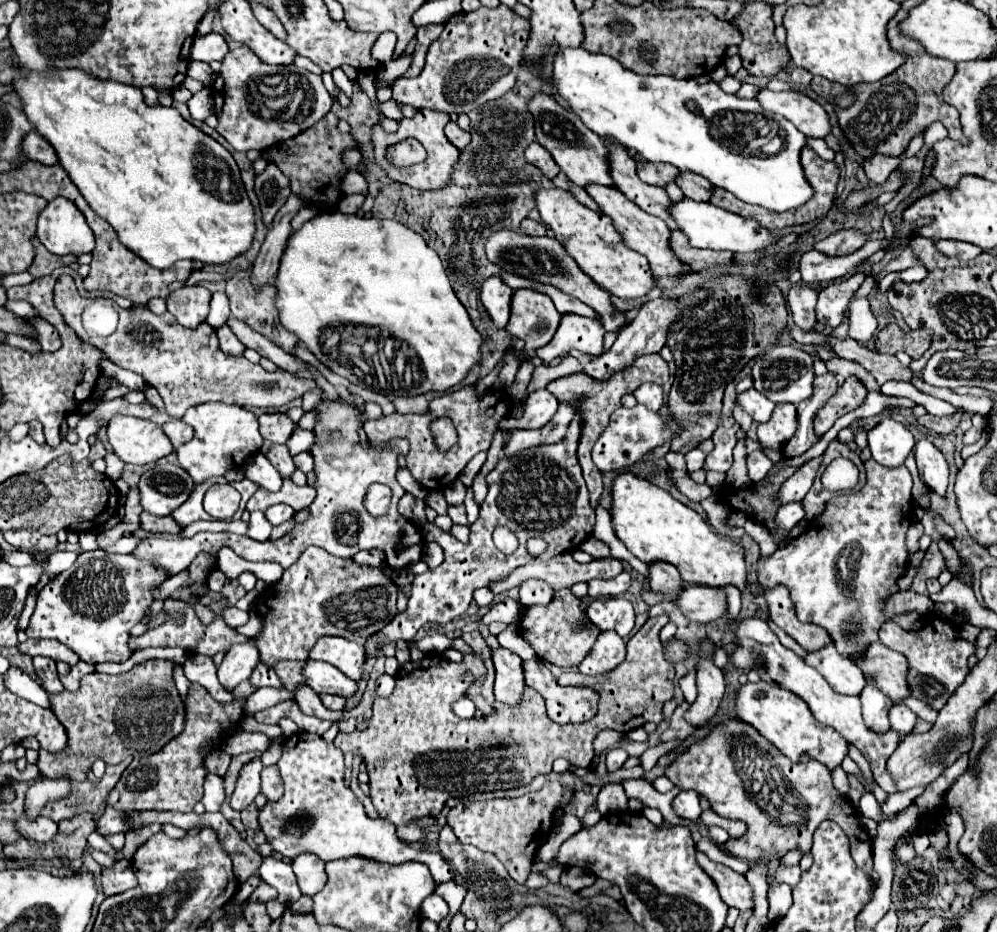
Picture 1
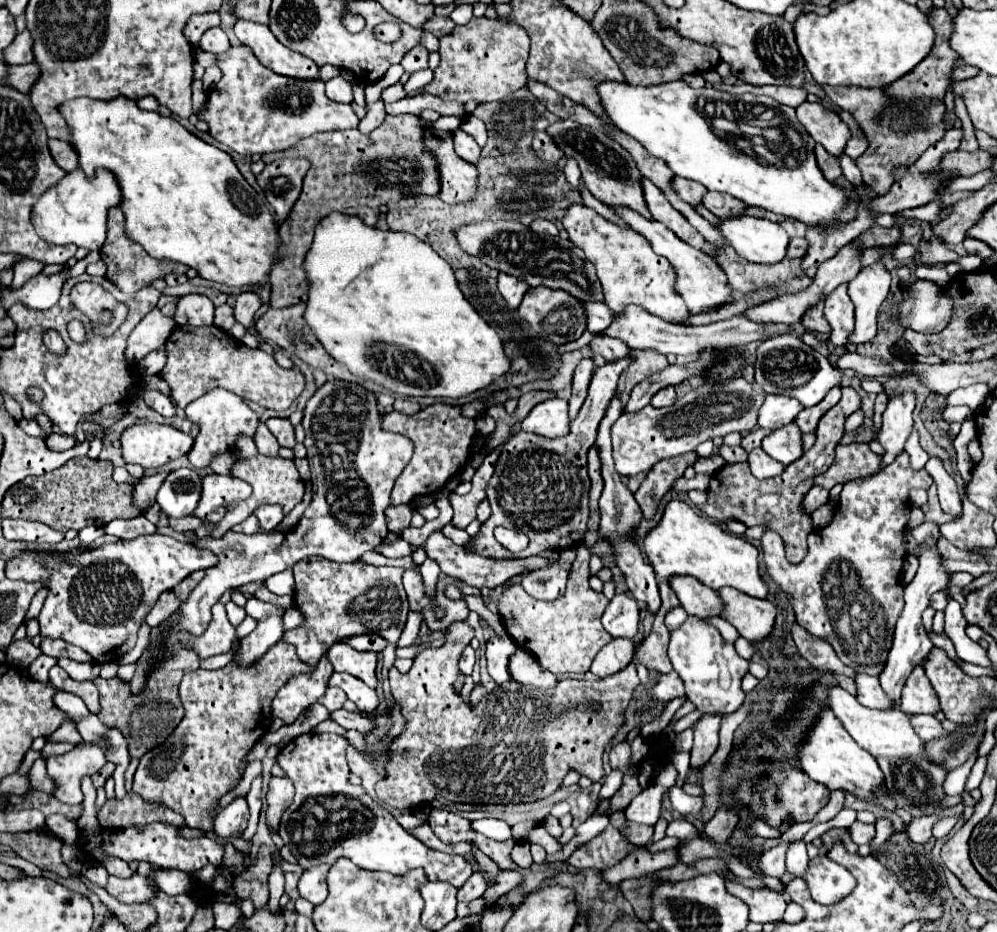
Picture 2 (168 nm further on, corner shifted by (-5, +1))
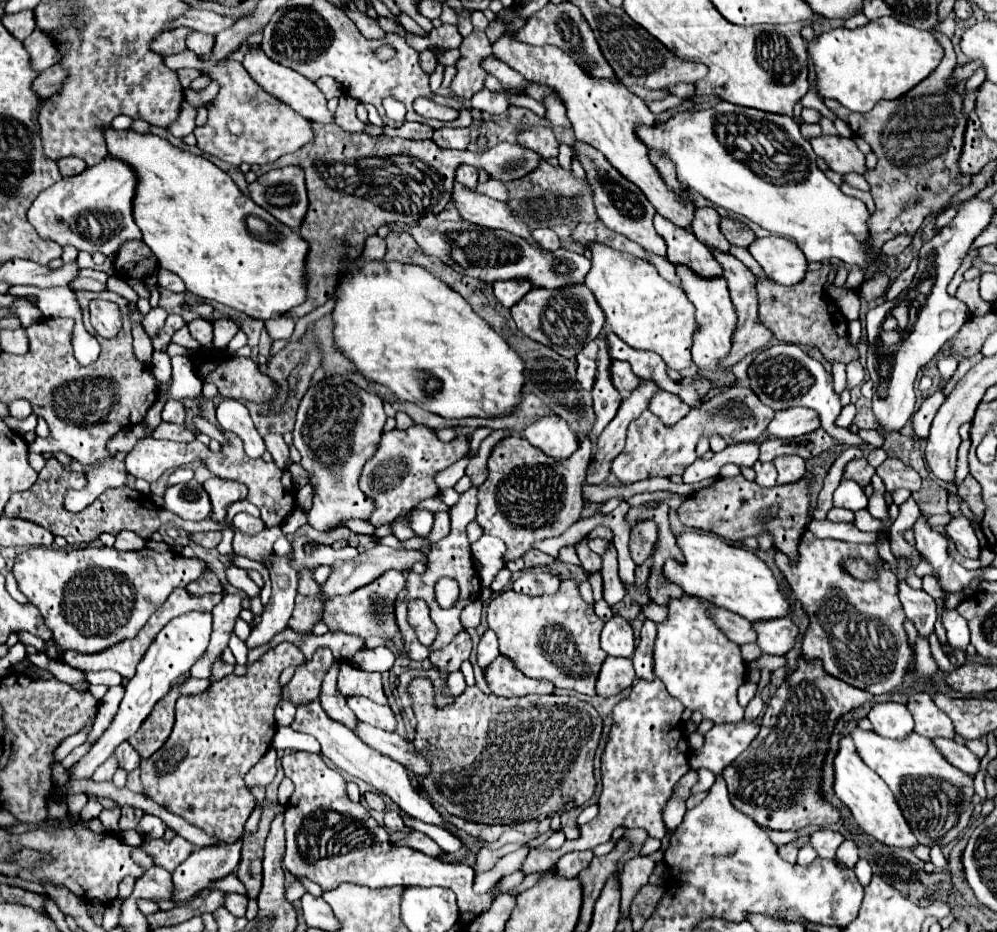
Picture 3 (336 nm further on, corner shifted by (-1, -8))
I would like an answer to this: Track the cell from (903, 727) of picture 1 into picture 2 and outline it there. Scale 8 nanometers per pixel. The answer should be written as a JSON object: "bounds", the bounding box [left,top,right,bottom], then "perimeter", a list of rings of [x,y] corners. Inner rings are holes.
{"bounds":[911,715,947,741],"perimeter":[[[913,715],[911,725],[915,733],[921,737],[921,741],[931,741],[931,739],[947,735],[947,731],[943,731],[941,723],[933,715]]]}

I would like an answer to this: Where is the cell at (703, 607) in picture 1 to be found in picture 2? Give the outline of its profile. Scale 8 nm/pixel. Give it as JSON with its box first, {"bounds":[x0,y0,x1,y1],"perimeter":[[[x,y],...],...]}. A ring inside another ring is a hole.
{"bounds":[717,587,777,641],"perimeter":[[[723,587],[717,591],[723,603],[721,617],[727,619],[747,641],[765,639],[771,633],[777,609],[767,599],[755,599],[737,589]]]}

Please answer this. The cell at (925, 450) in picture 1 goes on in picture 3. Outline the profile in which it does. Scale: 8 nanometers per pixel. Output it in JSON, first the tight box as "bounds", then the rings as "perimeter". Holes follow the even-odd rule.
{"bounds":[947,518,981,560],"perimeter":[[[953,518],[947,526],[947,536],[953,540],[955,548],[967,556],[977,560],[981,556],[981,548],[979,548],[979,540],[975,536],[975,530],[971,528],[967,518]]]}

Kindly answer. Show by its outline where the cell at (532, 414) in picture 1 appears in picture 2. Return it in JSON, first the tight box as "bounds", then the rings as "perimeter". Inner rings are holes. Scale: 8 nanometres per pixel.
{"bounds":[521,397,569,437],"perimeter":[[[555,397],[535,405],[521,421],[521,429],[543,437],[563,437],[565,431],[569,431],[567,401]]]}

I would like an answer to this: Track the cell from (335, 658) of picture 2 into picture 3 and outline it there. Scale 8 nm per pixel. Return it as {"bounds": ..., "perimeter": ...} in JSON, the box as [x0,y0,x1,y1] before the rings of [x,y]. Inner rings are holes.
{"bounds":[337,662,387,704],"perimeter":[[[343,662],[337,684],[339,684],[339,692],[345,698],[365,696],[377,704],[387,704],[383,684],[381,684],[381,674],[361,672],[355,666],[349,666],[349,662]]]}

